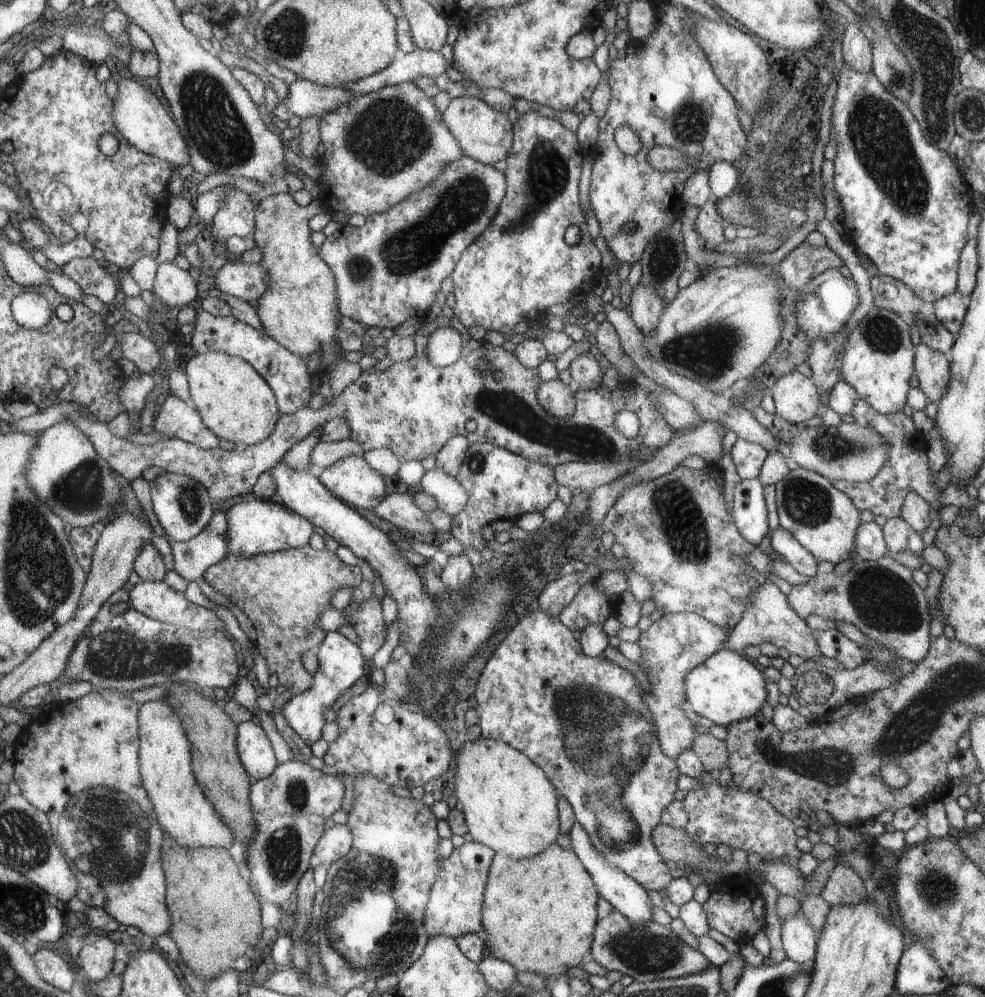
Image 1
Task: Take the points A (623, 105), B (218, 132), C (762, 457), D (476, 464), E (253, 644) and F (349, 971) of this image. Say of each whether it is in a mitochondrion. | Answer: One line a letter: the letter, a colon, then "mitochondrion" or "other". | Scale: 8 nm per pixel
A: other
B: mitochondrion
C: other
D: mitochondrion
E: other
F: other

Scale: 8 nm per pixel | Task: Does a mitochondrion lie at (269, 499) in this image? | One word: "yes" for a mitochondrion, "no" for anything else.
no

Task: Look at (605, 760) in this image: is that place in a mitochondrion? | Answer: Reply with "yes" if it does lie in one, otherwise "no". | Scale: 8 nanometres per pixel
yes

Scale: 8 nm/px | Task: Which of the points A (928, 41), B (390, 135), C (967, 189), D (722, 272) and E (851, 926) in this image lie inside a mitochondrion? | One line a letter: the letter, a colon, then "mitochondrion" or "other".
A: mitochondrion
B: mitochondrion
C: other
D: other
E: other

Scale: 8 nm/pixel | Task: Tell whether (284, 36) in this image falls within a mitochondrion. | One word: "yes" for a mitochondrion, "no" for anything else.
yes

